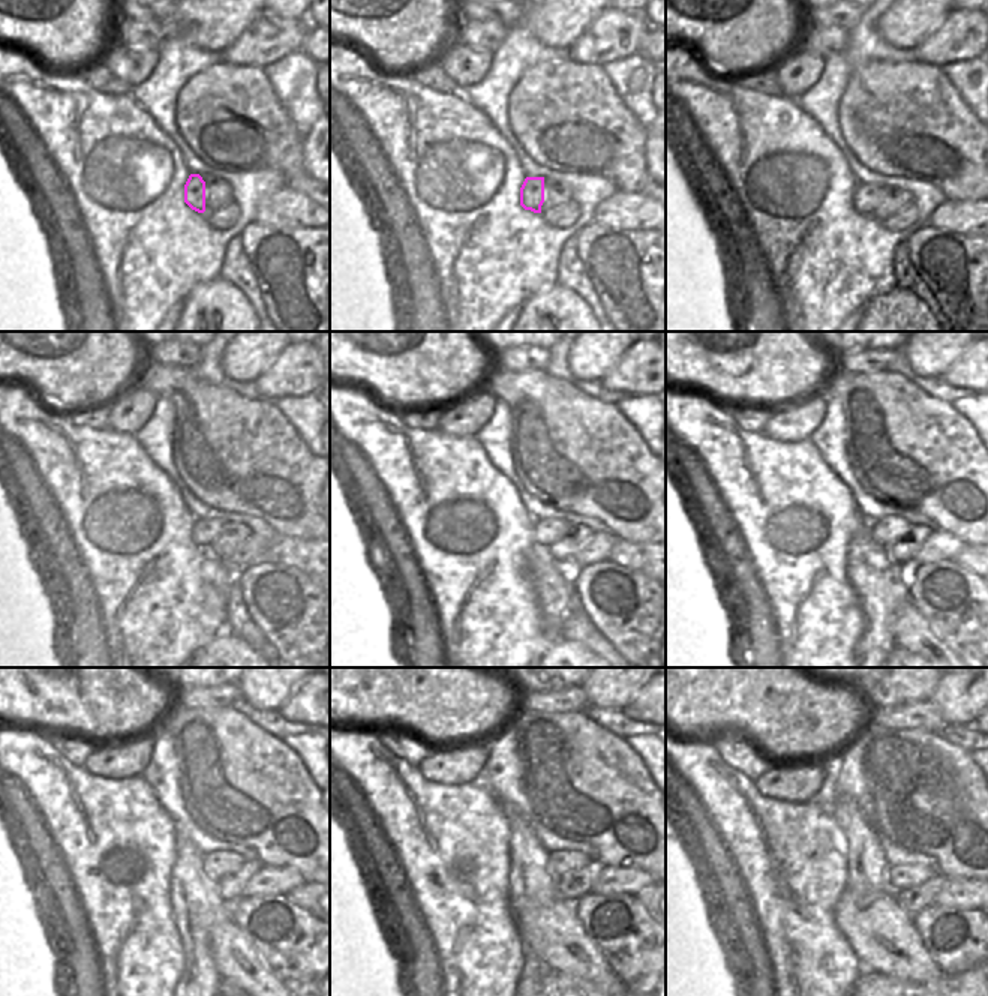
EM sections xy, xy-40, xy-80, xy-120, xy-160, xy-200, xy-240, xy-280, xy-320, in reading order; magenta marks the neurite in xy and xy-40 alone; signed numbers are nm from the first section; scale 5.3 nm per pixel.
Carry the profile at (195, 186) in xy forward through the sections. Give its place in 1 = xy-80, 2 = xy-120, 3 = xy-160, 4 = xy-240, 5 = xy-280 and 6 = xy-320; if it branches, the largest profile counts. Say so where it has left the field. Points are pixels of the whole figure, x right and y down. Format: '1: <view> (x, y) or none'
1: xy-80 (868, 197)
2: xy-120 (206, 531)
3: xy-160 (547, 531)
4: xy-240 (216, 864)
5: xy-280 (558, 863)
6: xy-320 (904, 876)

